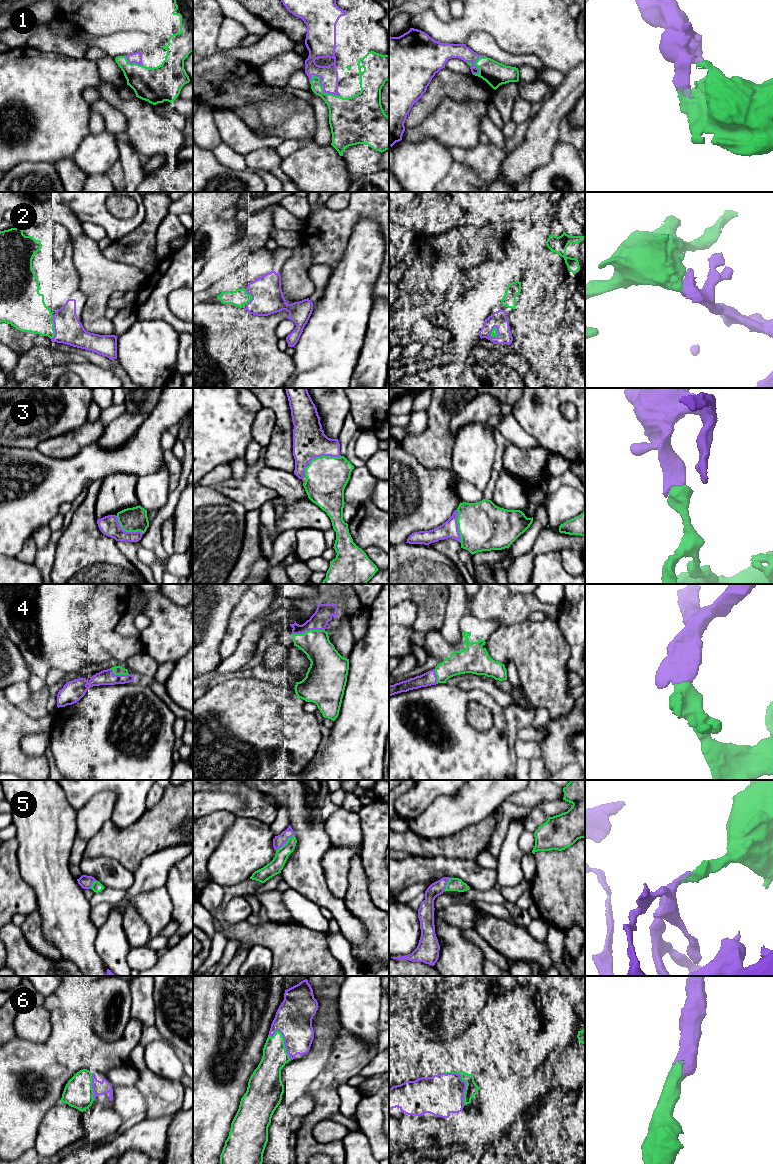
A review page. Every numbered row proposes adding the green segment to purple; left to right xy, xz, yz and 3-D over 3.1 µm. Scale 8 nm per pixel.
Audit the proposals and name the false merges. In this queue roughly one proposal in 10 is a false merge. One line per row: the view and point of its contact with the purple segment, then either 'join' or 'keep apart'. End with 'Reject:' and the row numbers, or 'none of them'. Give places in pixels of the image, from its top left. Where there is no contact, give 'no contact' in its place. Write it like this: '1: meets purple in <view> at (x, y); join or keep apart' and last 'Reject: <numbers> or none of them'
1: meets purple in xz at (323, 89); join
2: meets purple in xy at (54, 327); join
3: meets purple in xy at (127, 532); join
4: meets purple in xz at (308, 630); join
5: meets purple in xz at (285, 842); join
6: meets purple in yz at (465, 1082); join
Reject: none of them

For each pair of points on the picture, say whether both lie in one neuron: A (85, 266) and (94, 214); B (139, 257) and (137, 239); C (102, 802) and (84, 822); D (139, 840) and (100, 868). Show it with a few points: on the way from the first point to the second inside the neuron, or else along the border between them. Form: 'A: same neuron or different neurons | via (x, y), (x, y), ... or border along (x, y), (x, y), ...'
A: different neurons | border along (65, 205), (81, 223)
B: same neuron | via (139, 253), (138, 243)
C: same neuron | via (99, 807), (89, 817)
D: different neurons | border along (89, 858), (97, 856), (113, 857), (131, 872)

